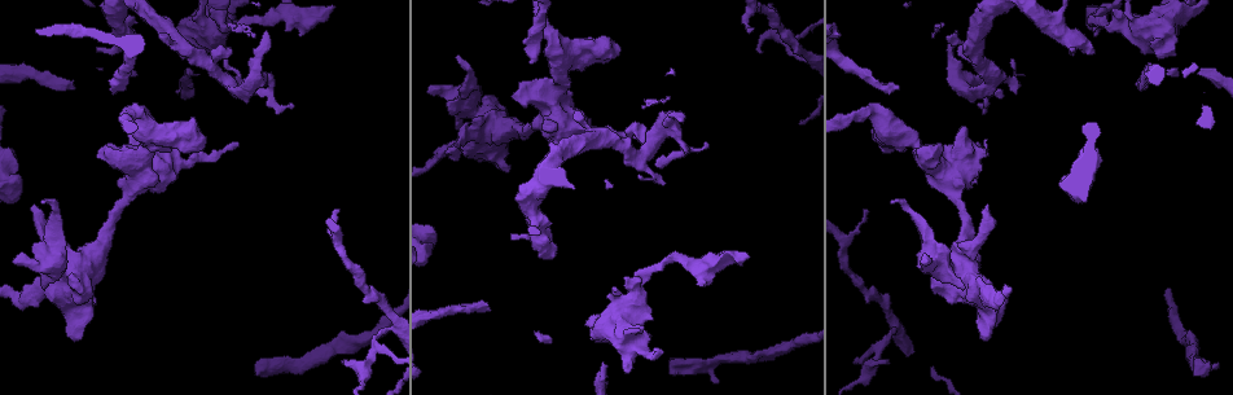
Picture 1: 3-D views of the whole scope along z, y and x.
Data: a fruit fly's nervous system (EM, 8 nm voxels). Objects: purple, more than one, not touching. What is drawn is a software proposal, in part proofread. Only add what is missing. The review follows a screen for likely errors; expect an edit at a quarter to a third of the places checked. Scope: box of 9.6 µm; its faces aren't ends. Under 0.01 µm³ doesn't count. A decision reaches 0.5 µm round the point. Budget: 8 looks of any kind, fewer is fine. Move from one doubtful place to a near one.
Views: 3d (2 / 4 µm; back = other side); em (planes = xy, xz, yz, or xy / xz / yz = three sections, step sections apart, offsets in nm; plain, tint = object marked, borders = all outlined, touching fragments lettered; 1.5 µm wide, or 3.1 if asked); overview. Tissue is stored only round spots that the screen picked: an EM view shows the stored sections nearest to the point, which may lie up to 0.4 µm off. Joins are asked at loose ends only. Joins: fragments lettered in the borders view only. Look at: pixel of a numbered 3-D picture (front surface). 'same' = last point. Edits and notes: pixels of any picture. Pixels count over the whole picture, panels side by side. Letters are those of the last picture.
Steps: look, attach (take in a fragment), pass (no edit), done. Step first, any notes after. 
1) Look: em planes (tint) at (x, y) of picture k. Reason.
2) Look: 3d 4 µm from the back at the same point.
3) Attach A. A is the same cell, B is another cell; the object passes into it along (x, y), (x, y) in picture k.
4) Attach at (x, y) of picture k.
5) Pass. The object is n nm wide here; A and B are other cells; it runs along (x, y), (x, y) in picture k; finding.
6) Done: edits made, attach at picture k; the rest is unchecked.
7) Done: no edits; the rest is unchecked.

Look: 3d 2 µm at (533, 60) of picture 1. An open end.

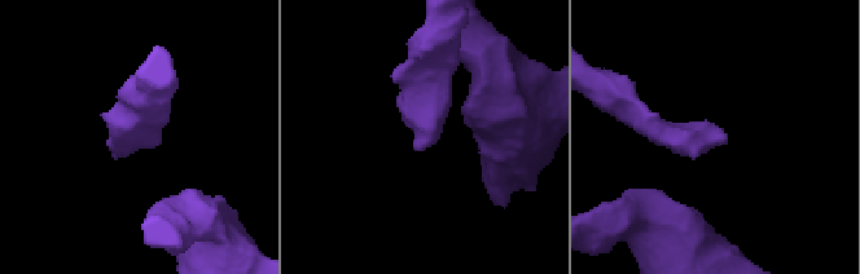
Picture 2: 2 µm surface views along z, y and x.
Look: em planes (borders) at (723, 142) of picture 2.

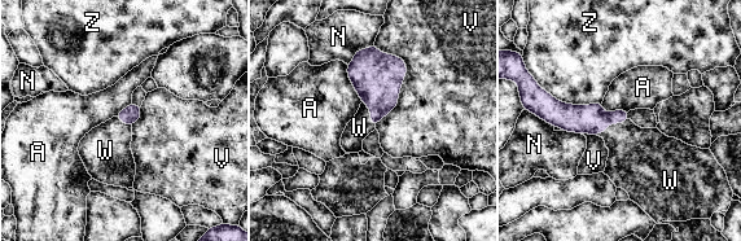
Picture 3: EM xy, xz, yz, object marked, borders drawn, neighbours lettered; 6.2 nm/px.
Attach W. The longest contact is with V, 500 nm; W is the same cell, A, N, V and Z are other cells; the neuron continues.

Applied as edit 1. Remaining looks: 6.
Look: em yz step 8 (borders) at (1095, 52) of picture 1. Thick end.

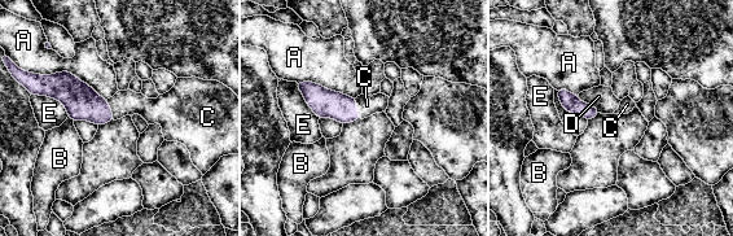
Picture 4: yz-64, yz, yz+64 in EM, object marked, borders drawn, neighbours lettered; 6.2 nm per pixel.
Attach C. C is the same cell, A, B, D and E are other cells; the object passes into it along (324, 103), (355, 108), (367, 105) in picture 4; the neuron continues.

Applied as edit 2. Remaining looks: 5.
Look: em planes (borders) at (1195, 375) of picture 1. Free end.

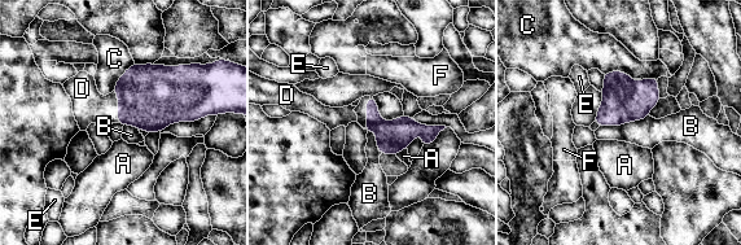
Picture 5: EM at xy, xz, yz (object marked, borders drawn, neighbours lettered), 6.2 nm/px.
Attach D. D is the same cell, A, B, C, E and F are other cells; it goes on there.

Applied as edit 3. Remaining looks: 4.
Done: edits made, attach at picture 3, attach at picture 4, attach at picture 5; the rest is unchecked.

